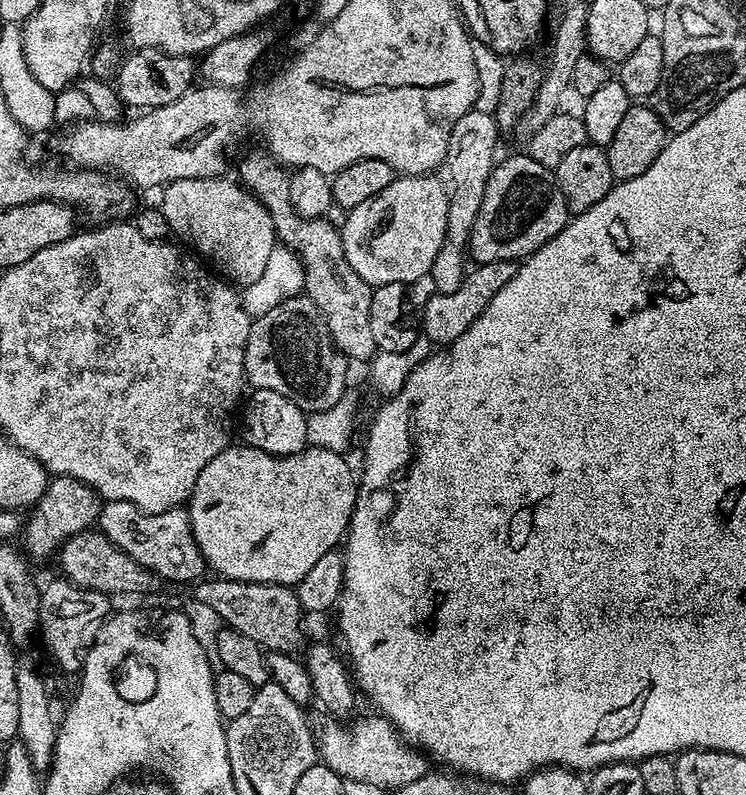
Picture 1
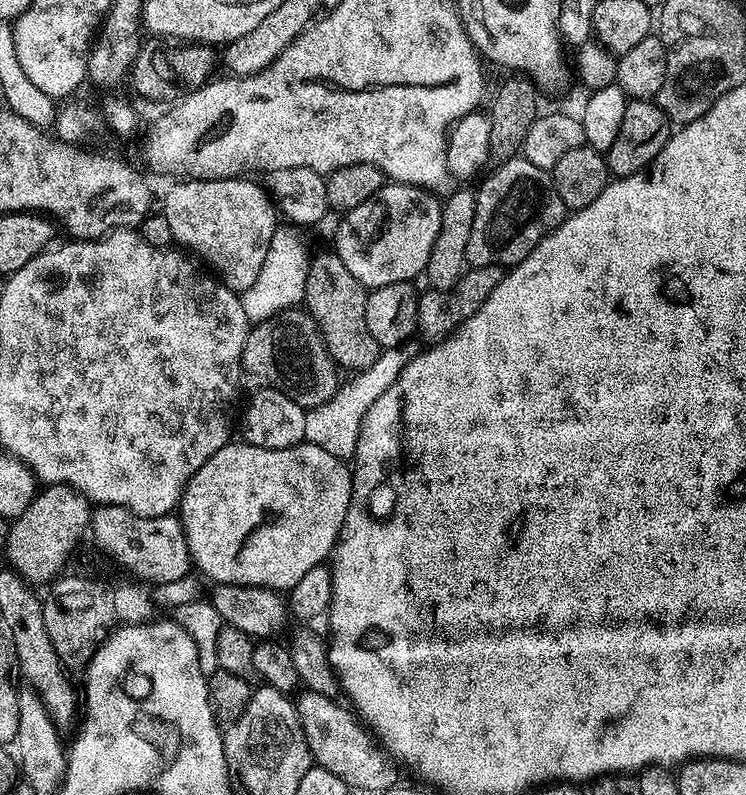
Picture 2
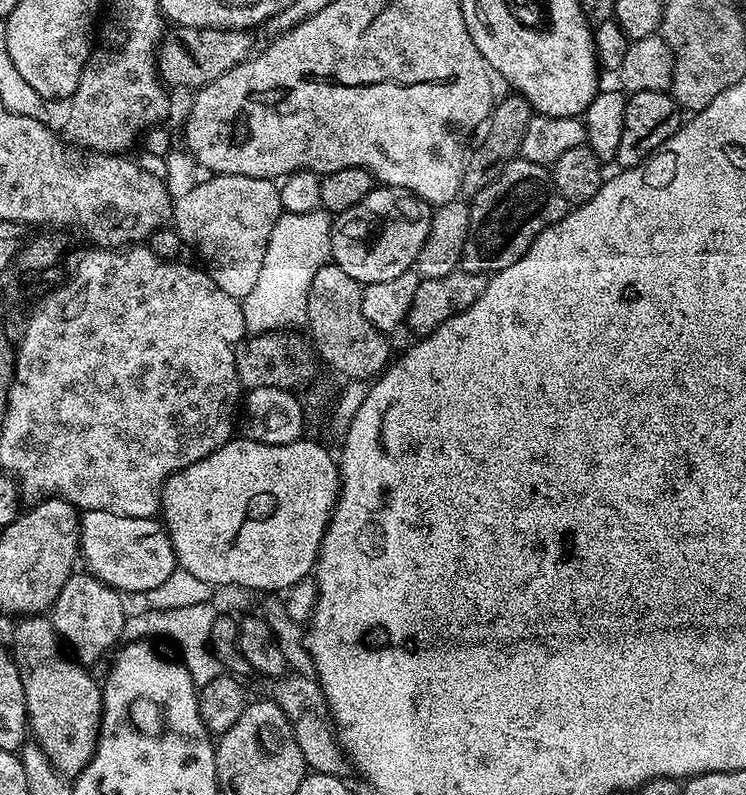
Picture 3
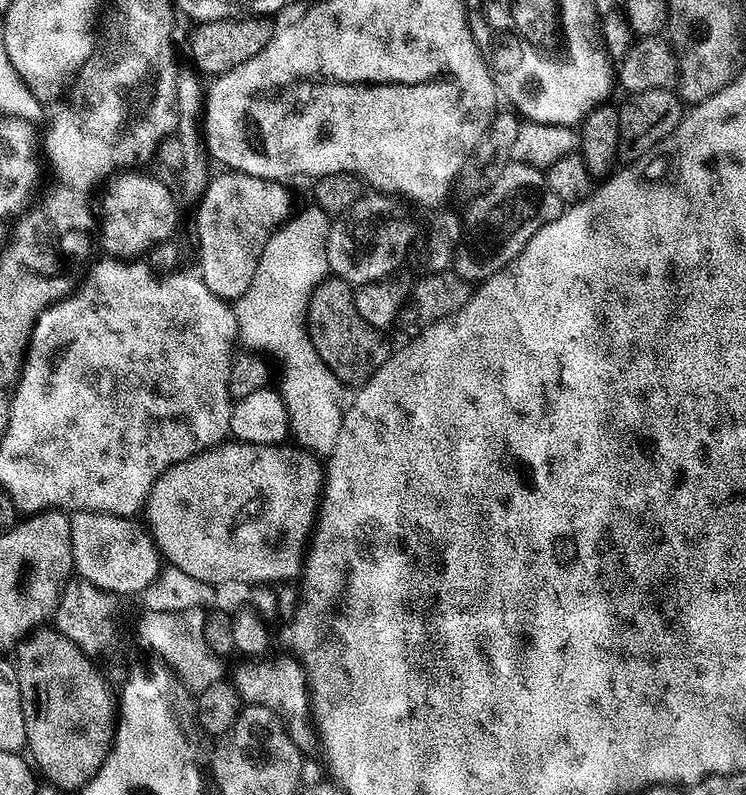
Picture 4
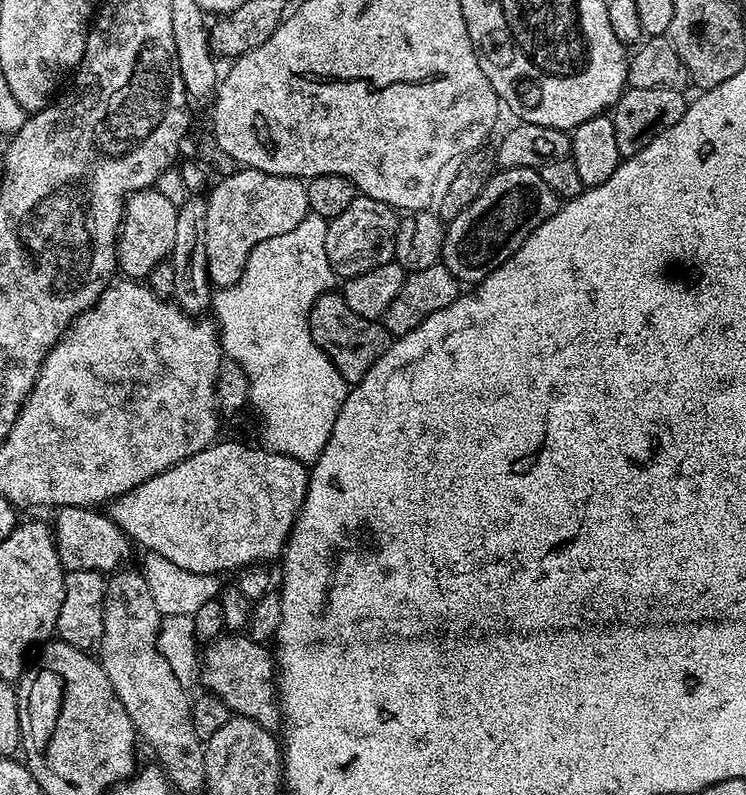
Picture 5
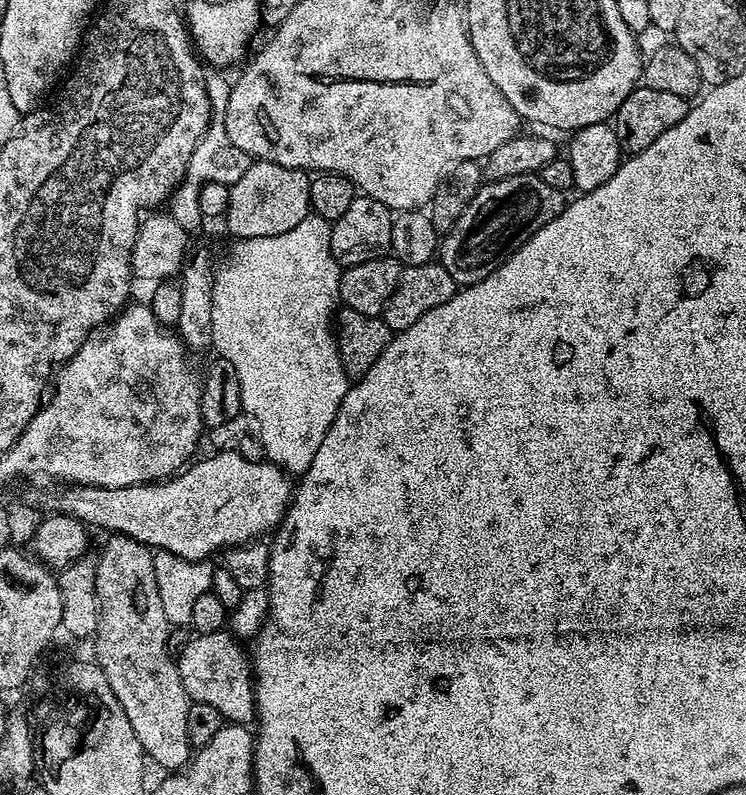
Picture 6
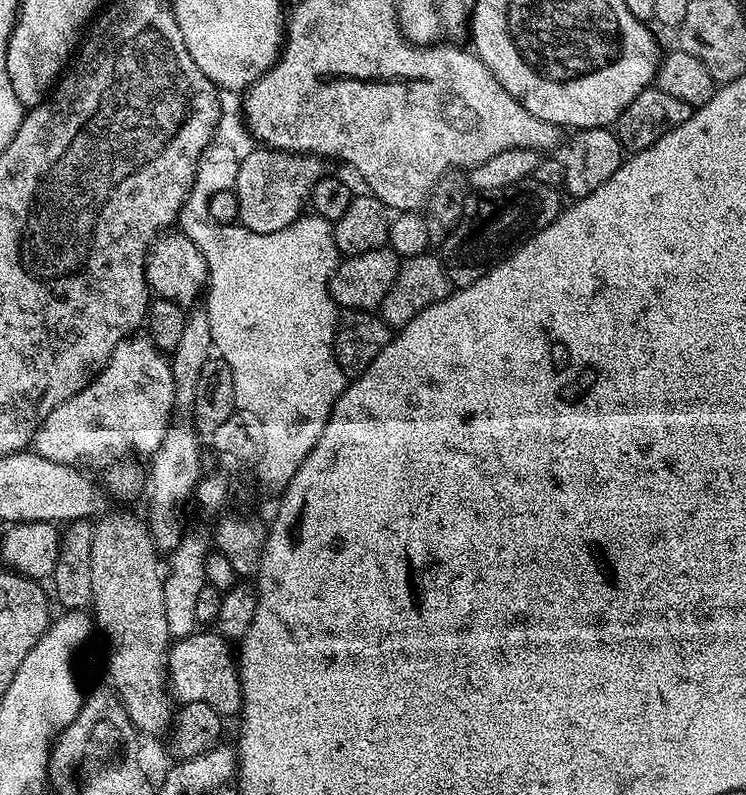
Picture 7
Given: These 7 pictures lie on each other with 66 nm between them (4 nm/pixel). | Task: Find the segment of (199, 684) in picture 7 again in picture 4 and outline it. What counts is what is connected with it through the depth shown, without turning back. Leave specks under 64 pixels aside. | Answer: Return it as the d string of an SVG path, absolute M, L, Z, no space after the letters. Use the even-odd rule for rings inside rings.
M293 655L269 658L252 658L248 664L240 664L230 675L230 683L236 689L245 705L262 705L270 709L285 725L291 740L302 750L313 747L315 741L314 726L311 719L311 699L304 668Z

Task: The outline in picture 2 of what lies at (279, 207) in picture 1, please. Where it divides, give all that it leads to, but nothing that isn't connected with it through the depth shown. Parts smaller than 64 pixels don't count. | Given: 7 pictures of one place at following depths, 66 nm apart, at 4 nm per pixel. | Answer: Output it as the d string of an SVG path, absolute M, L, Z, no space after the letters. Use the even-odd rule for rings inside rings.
M331 251L321 256L313 255L306 274L306 290L303 307L312 315L318 330L324 339L326 350L332 355L332 361L341 369L349 368L349 373L358 373L372 366L381 354L379 342L370 334L366 326L366 302L368 292L364 285L346 270L342 258Z

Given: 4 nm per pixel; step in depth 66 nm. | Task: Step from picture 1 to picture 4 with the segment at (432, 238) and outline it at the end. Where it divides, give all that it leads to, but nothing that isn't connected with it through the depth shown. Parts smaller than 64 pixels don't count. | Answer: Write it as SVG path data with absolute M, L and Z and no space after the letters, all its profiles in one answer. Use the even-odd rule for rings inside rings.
M375 190L360 196L350 210L335 217L331 221L328 230L328 241L326 242L326 258L328 259L328 271L335 279L344 280L353 286L369 284L375 280L380 280L383 276L391 276L401 267L404 259L409 259L410 247L413 245L416 228L412 225L412 220L408 217L408 212L403 208L397 197L387 195Z

